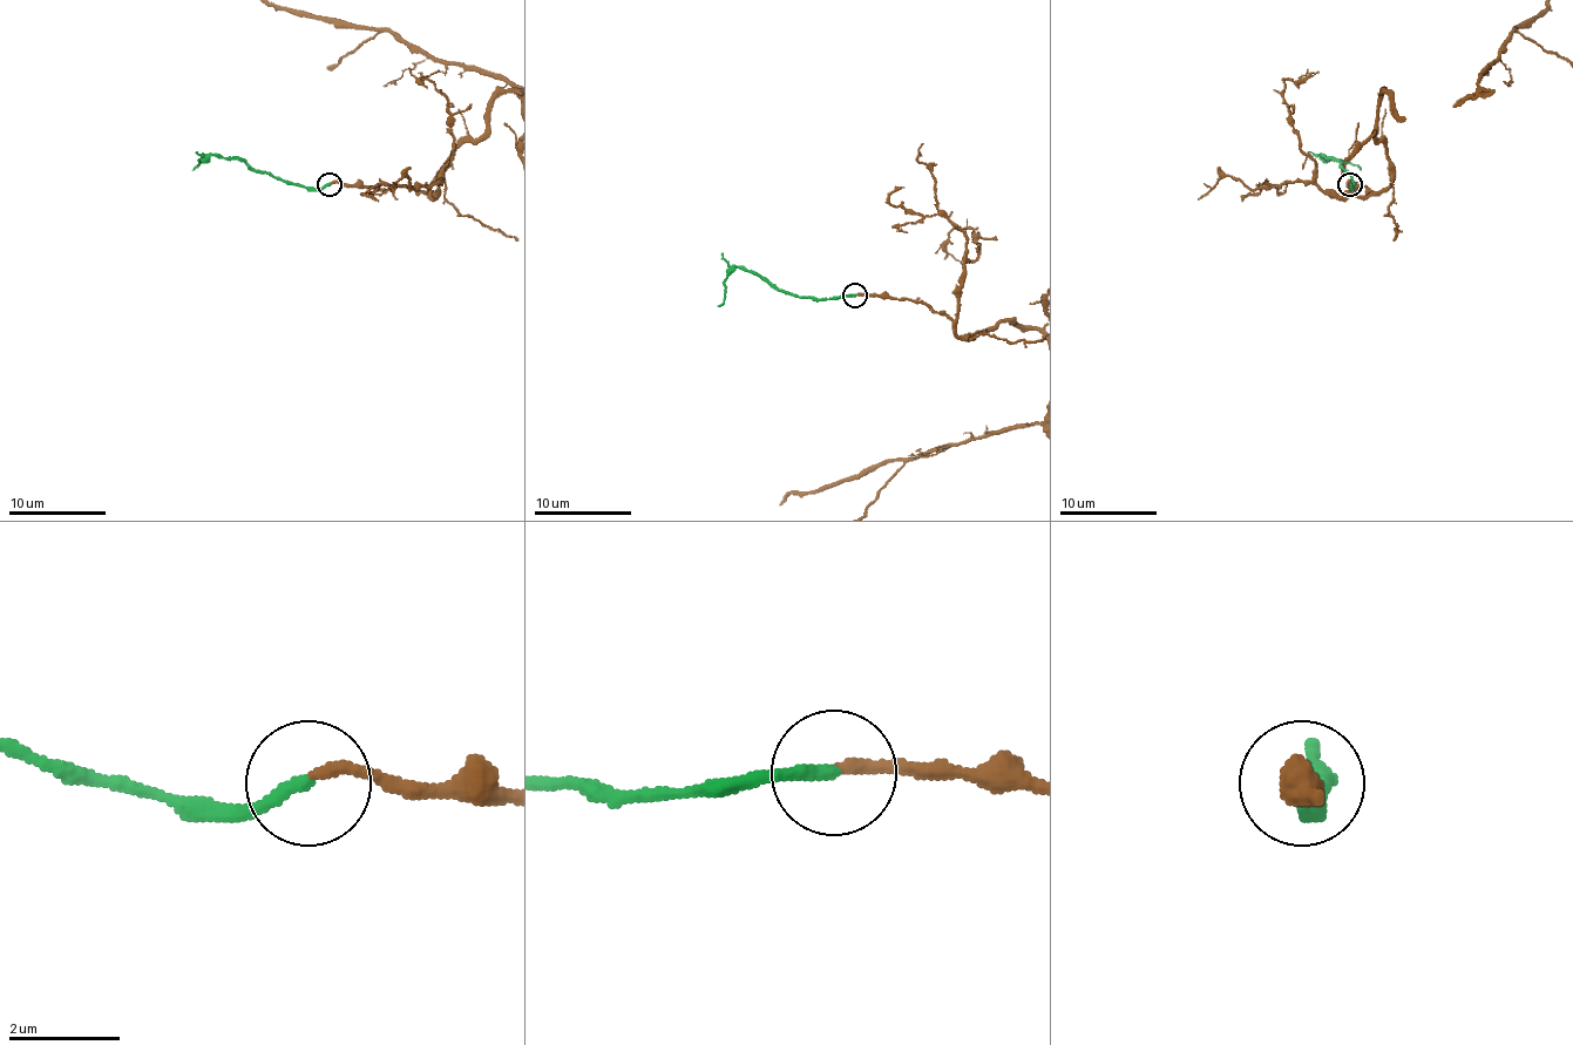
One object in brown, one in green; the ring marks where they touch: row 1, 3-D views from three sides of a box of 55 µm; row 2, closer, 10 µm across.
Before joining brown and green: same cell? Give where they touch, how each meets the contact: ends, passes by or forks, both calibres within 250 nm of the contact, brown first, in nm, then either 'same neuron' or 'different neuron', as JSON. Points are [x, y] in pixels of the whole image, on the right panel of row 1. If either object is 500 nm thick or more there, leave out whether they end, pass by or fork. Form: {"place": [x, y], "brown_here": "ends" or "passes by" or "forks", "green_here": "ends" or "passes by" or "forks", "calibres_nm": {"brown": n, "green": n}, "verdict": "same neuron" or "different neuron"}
{"place": [1350, 184], "brown_here": "ends", "green_here": "ends", "calibres_nm": {"brown": 200, "green": 240}, "verdict": "same neuron"}

